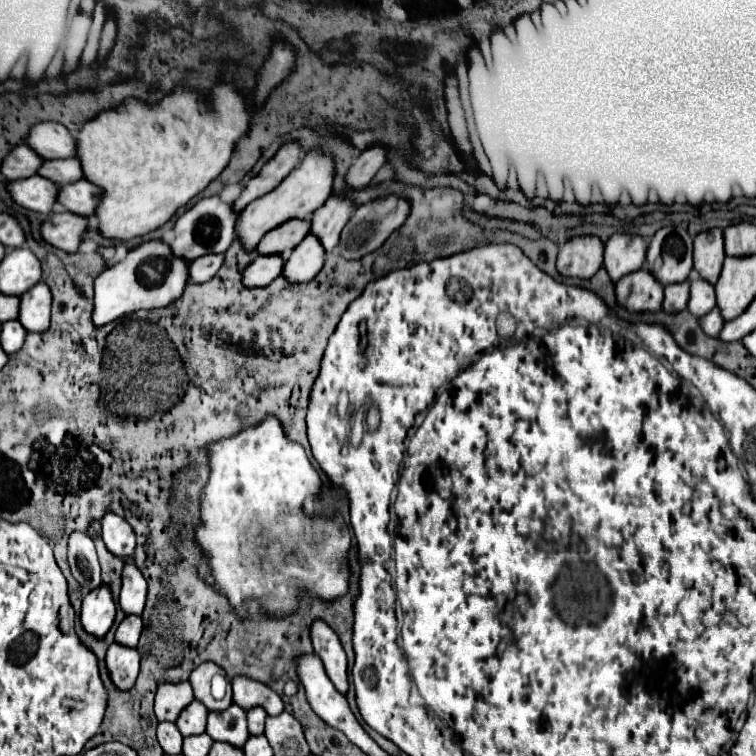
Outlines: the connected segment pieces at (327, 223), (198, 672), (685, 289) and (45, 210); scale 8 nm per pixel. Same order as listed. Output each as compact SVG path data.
M332 193L326 199L326 203L318 211L314 211L310 233L318 235L326 253L330 253L332 247L340 241L340 233L342 233L344 225L350 221L350 215L354 209L356 209L356 205L352 199Z
M202 663L190 673L190 683L194 687L194 697L198 701L202 701L208 707L208 711L224 711L226 707L232 705L232 689L230 687L228 687L228 693L222 701L216 701L210 695L210 679L216 673L222 673L222 669L216 663Z
M682 281L682 283L672 283L666 285L664 289L664 305L662 309L666 313L676 313L688 307L688 299L690 299L690 281Z
M40 175L28 177L28 179L20 179L20 181L10 181L8 183L10 195L12 199L36 213L42 215L52 215L52 207L56 205L54 195L58 195L58 185L50 183L48 179L42 179Z

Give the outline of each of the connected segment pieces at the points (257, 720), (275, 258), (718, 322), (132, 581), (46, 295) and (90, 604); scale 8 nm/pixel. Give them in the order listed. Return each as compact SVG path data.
M254 707L254 711L248 711L248 729L250 729L250 735L264 733L264 719L266 719L266 713L262 711L262 707Z
M258 255L258 259L252 261L252 265L244 271L244 285L246 287L264 287L272 279L276 279L282 273L282 255Z
M714 307L708 315L704 315L704 317L700 319L700 325L702 325L702 329L706 331L706 335L716 337L716 335L722 331L722 327L724 327L724 317L722 317L720 309Z
M126 561L122 571L122 591L118 599L124 613L142 615L142 609L146 603L146 589L148 587L146 587L144 575L138 571L138 567L134 567L132 561Z
M46 283L34 285L26 295L20 297L20 315L18 321L28 331L44 333L50 327L50 311L52 311L52 291Z
M100 585L94 591L90 591L82 601L82 625L88 633L96 637L104 637L114 623L116 603L112 599L110 585Z

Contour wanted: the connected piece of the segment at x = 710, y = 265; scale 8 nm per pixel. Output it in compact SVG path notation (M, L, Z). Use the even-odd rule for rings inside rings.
M714 227L702 231L694 239L694 267L702 275L702 279L716 283L722 271L724 261L724 235L722 229Z

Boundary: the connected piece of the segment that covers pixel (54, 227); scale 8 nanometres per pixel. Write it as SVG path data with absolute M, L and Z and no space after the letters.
M70 211L54 213L48 221L44 221L42 237L50 245L66 253L76 253L82 245L86 227L88 227L88 219L84 219L82 215L74 215Z

